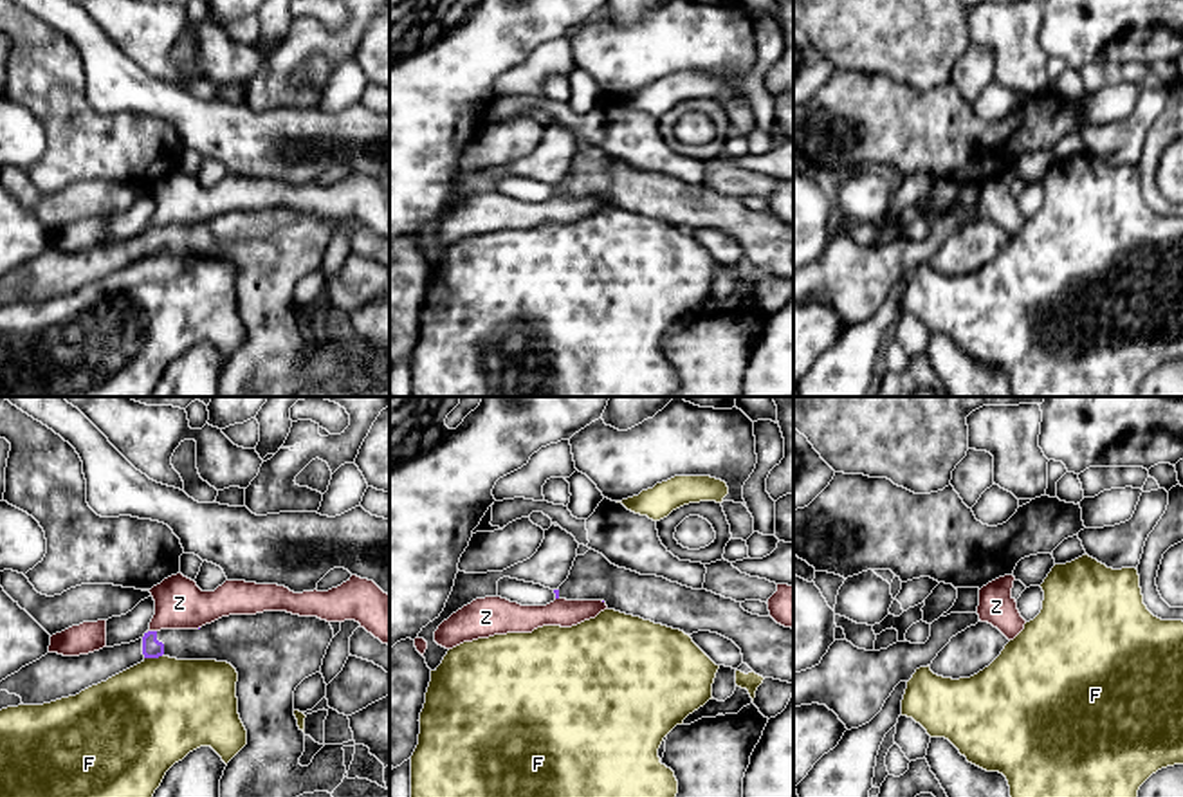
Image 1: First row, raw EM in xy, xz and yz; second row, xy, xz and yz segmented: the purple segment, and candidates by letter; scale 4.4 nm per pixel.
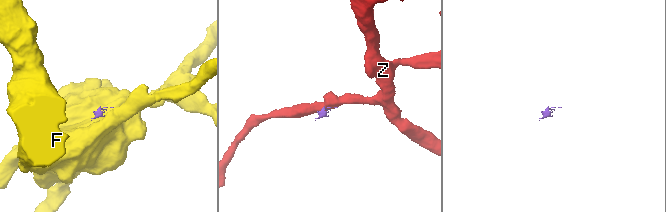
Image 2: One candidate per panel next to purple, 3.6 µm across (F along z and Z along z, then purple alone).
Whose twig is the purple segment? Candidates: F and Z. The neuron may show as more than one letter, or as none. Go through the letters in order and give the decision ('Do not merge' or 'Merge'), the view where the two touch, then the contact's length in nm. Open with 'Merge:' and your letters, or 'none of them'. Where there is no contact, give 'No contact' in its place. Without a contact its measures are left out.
Merge: none of them
F: Do not merge. Touches purple in xy. Shared border 90 nm
Z: Do not merge. Touches purple in xy. Shared border 40 nm

